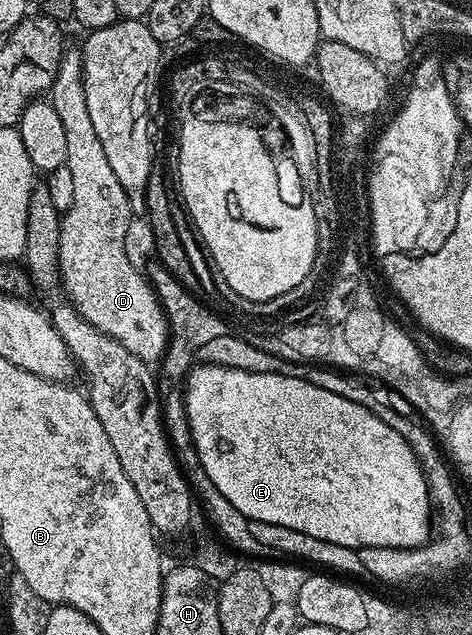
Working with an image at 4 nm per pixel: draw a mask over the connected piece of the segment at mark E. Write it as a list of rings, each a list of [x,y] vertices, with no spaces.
[[[196,364],[191,367],[182,386],[184,411],[188,417],[190,436],[193,437],[194,448],[198,459],[210,476],[214,488],[226,496],[230,504],[253,522],[264,521],[266,524],[285,525],[297,532],[306,532],[306,536],[315,536],[318,540],[330,540],[330,544],[342,544],[351,550],[364,548],[400,548],[415,550],[423,546],[430,538],[430,499],[428,485],[424,479],[424,470],[414,456],[410,444],[386,420],[378,420],[374,412],[370,412],[362,404],[354,404],[354,400],[346,400],[344,396],[334,396],[334,392],[326,392],[326,388],[318,388],[318,384],[306,384],[306,380],[281,374],[266,372],[246,372],[238,368],[219,364]]]

